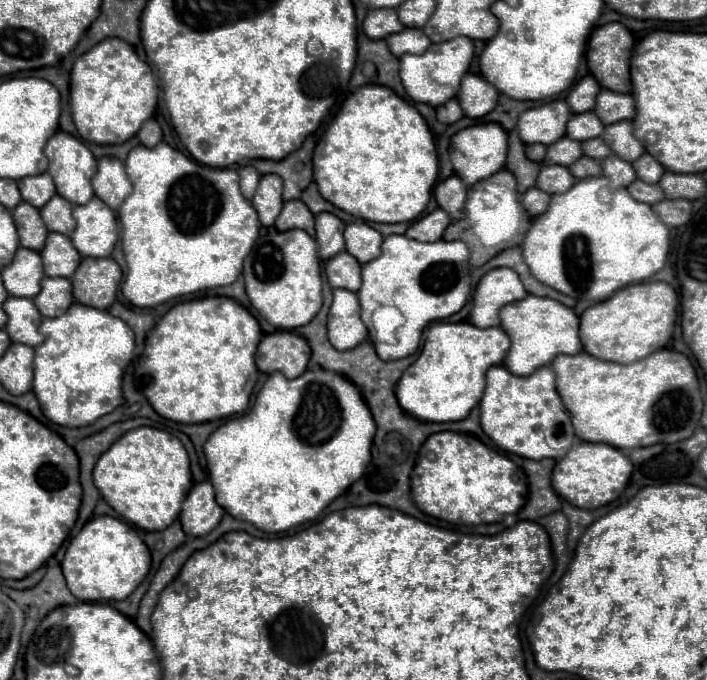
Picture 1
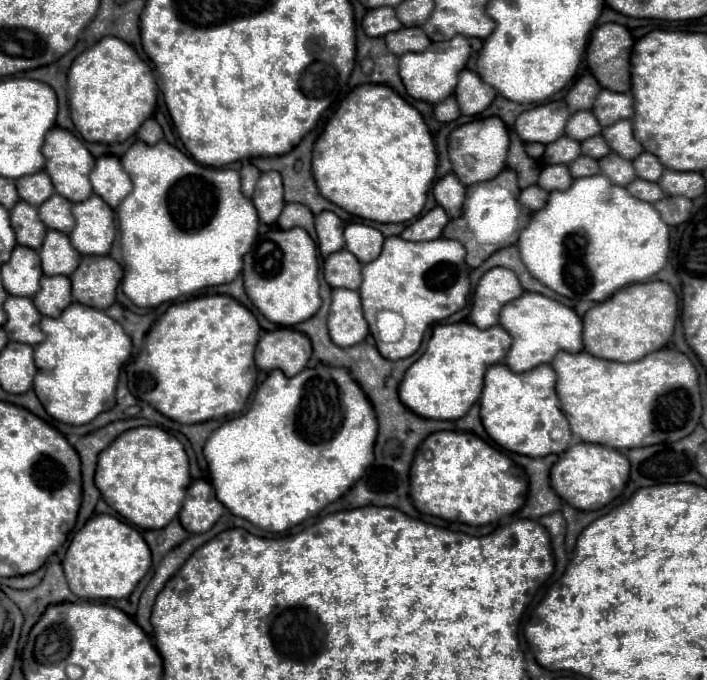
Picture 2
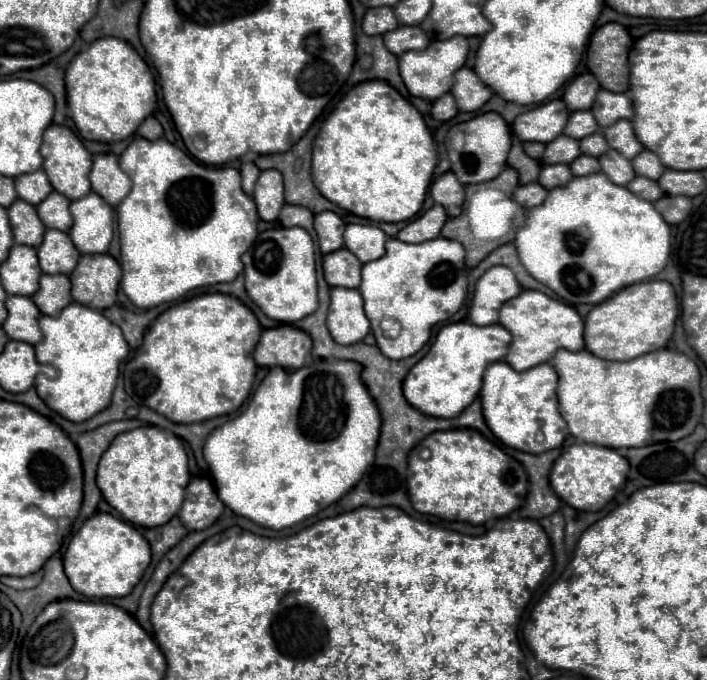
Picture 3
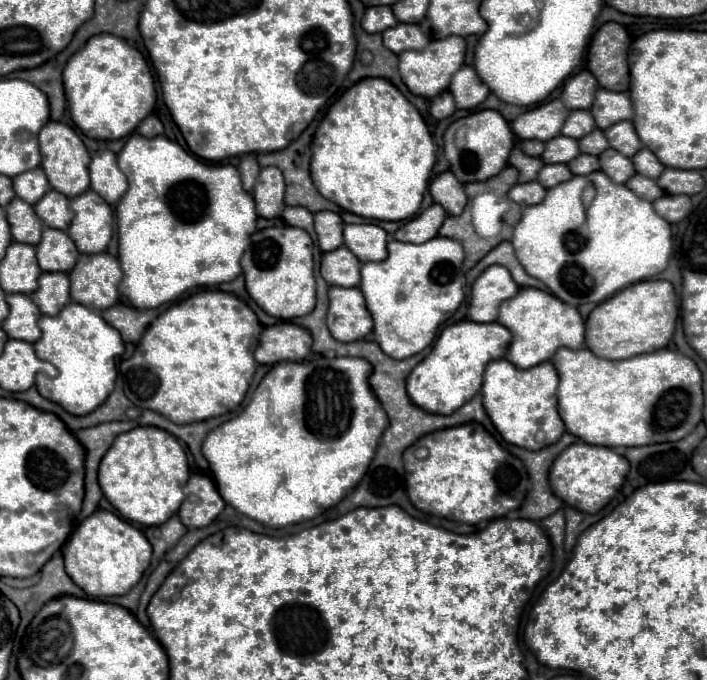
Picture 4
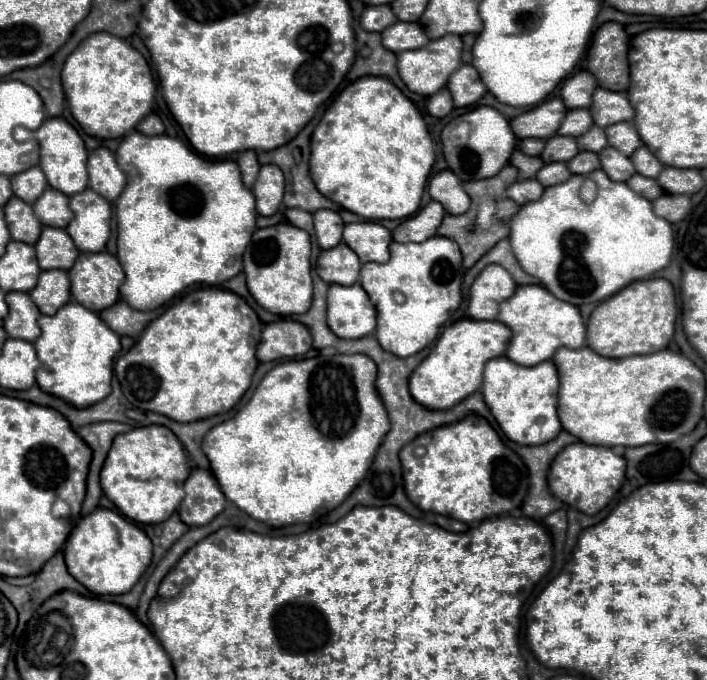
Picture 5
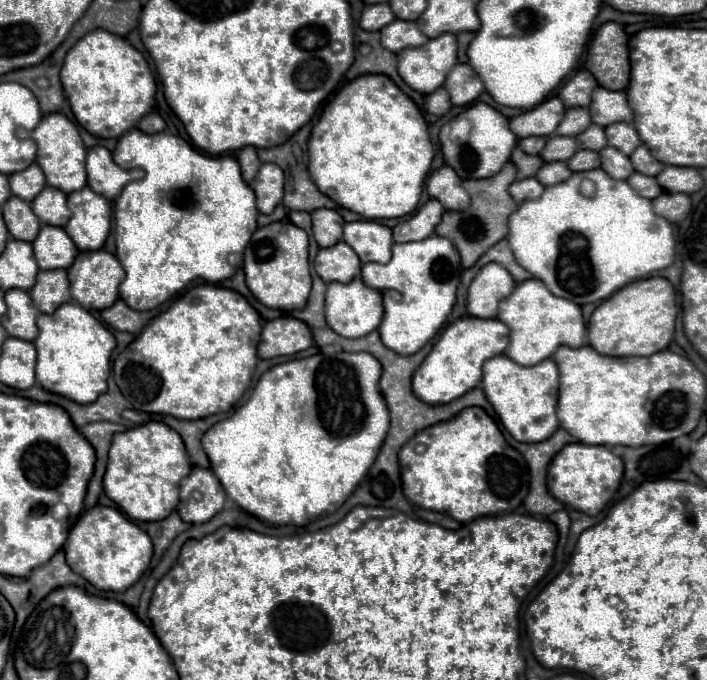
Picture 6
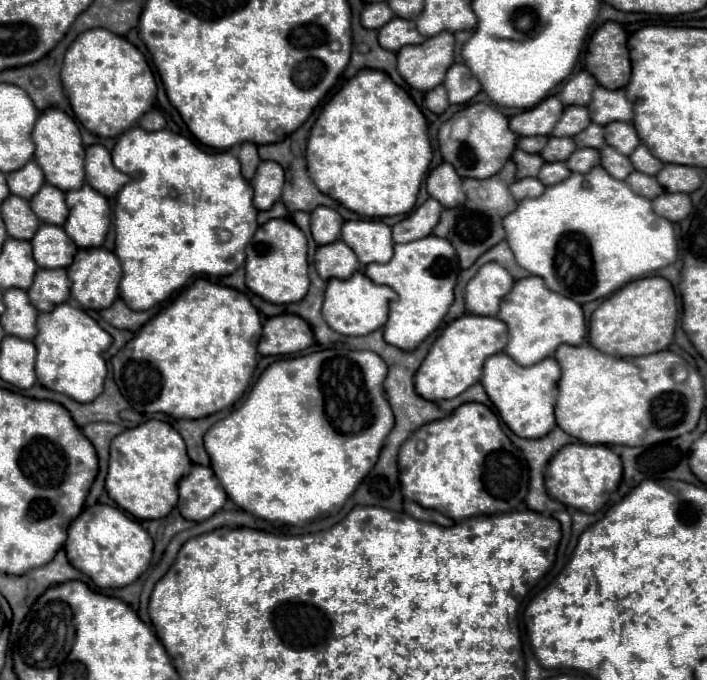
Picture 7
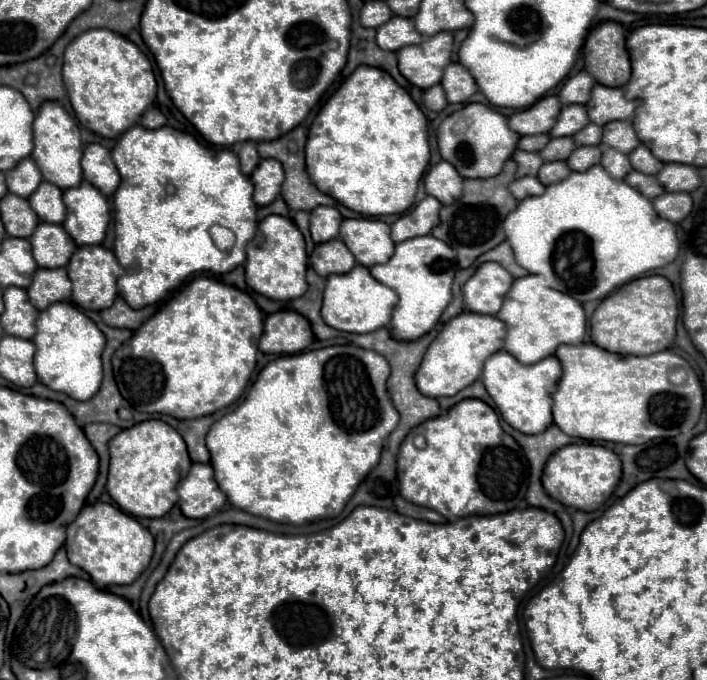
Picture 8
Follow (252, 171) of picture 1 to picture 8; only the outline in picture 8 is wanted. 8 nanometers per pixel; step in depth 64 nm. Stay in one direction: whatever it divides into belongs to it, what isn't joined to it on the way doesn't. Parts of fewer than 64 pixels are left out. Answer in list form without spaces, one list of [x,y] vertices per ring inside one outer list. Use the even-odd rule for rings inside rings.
[[[252,142],[242,144],[242,148],[240,148],[240,152],[238,152],[238,160],[240,160],[242,172],[244,172],[246,176],[250,176],[252,170],[256,168],[258,160],[260,160],[260,156],[258,156],[258,152],[256,152],[256,144],[252,144]]]

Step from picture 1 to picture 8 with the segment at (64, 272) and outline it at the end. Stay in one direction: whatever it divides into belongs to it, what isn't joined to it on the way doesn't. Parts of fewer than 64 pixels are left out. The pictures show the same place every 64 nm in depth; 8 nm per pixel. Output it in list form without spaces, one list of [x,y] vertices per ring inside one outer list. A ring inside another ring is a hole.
[[[42,222],[30,236],[34,260],[40,268],[62,268],[76,250],[74,240],[58,224]]]

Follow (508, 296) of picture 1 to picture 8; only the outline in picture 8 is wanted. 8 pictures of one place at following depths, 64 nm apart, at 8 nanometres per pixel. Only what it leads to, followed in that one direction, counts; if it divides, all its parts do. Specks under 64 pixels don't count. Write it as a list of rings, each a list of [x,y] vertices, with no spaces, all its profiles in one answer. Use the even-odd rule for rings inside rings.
[[[484,262],[464,284],[466,310],[478,314],[498,314],[500,304],[514,278],[496,262]]]

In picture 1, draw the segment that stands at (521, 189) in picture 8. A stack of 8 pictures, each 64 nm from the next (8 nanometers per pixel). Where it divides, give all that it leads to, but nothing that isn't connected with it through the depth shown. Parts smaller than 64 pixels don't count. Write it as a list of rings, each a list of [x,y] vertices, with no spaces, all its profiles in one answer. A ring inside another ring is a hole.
[[[530,188],[528,192],[522,194],[522,204],[532,218],[544,214],[548,210],[548,202],[550,202],[550,196],[546,192],[540,192],[540,188]]]

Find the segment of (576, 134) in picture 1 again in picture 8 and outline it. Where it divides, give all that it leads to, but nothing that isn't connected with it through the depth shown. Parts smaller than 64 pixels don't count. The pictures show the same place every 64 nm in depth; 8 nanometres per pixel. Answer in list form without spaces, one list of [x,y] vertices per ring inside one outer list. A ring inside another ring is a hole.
[[[570,104],[564,106],[560,112],[560,120],[554,124],[550,136],[552,138],[560,138],[560,136],[574,136],[576,132],[580,132],[580,128],[584,128],[588,124],[588,114],[584,106],[578,104]]]

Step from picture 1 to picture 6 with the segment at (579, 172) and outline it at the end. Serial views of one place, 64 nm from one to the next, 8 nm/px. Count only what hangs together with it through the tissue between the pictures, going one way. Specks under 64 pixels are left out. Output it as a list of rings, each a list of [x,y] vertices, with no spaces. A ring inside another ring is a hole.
[[[578,150],[566,164],[572,172],[588,172],[588,170],[600,168],[600,156],[598,152],[592,152],[592,150]]]

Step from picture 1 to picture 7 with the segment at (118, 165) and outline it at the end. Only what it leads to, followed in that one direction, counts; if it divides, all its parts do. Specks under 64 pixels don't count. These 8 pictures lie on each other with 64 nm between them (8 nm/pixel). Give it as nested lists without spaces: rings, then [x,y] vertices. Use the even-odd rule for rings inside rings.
[[[94,144],[86,148],[86,182],[96,188],[96,192],[114,198],[128,180],[130,176],[112,164],[110,152],[104,146]]]

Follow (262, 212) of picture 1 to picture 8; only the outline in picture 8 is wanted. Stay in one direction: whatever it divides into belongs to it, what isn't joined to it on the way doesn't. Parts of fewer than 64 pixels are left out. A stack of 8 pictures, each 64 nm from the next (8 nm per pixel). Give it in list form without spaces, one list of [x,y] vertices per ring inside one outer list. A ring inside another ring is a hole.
[[[260,160],[250,180],[254,184],[254,204],[268,206],[280,194],[280,186],[284,182],[282,164],[278,160]]]

